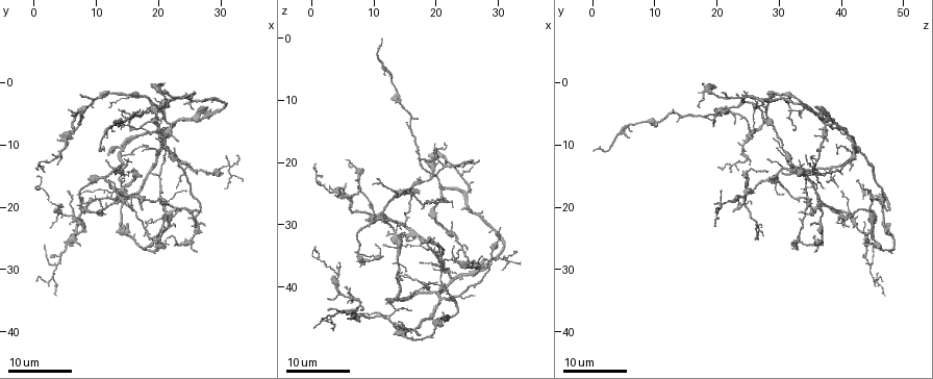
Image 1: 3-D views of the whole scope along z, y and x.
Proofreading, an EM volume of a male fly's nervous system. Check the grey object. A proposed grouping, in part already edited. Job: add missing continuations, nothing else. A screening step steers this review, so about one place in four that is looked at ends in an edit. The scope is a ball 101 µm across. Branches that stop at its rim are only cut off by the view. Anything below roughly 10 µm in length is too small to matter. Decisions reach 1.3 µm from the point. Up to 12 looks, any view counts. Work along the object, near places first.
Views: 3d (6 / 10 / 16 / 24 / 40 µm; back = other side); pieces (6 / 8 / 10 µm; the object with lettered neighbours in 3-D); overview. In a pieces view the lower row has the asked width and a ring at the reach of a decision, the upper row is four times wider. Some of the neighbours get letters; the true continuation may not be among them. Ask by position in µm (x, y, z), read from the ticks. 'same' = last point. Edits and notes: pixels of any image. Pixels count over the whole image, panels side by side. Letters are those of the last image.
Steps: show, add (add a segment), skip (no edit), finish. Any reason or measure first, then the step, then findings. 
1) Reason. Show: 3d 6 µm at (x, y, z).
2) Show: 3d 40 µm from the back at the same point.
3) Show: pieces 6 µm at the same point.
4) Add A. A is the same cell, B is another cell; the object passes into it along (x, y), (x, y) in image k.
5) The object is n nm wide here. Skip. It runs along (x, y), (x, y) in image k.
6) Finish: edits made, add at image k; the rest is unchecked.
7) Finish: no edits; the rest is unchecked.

Tapers out. Show: 3d 24 µm at (27.0, 20.5, 20.0).

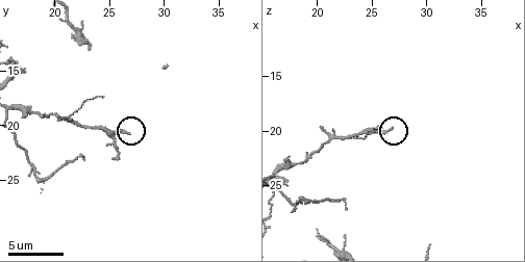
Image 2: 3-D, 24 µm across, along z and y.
What lies round it. Show: pieces 8 µm at (26.6, 20.8, 19.8).

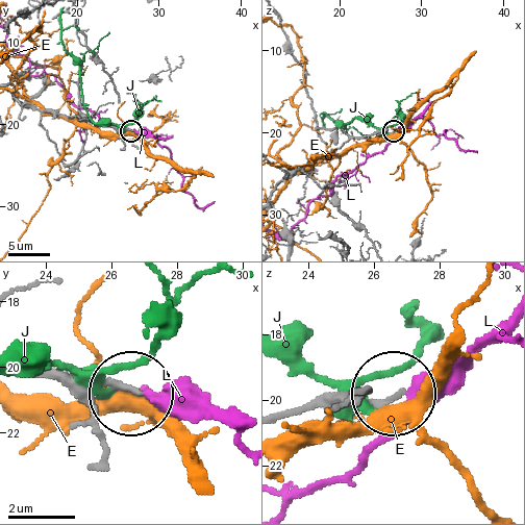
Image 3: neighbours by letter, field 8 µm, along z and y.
The object is 150 nm wide here. Skip. E, J and L are other cells; no lettered segment goes on from it.

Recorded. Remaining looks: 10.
Tapers out. Show: 3d 16 µm at (25.5, 4.5, 28.0).

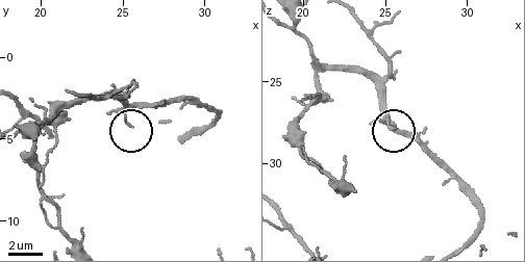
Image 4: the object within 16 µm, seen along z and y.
Show: pieces 8 µm at (25.4, 4.2, 27.8).

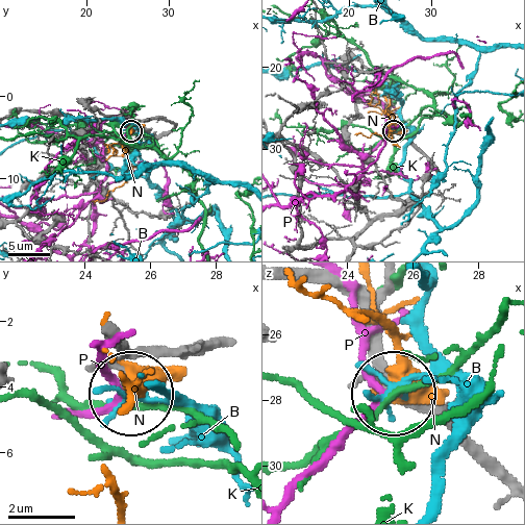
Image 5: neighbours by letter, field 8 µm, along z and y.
Skip. B, K, N and P are other cells; none of them fits.

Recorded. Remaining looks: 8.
Free end. Show: 3d 16 µm at (28.0, 4.0, 36.0).

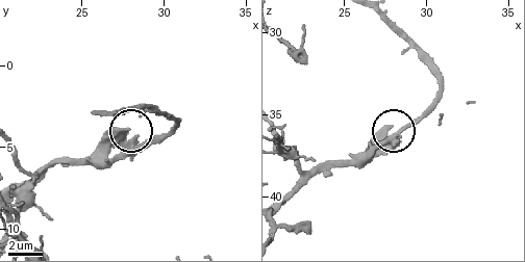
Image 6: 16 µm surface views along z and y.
Show: pieces 6 µm at (27.7, 3.9, 35.8).

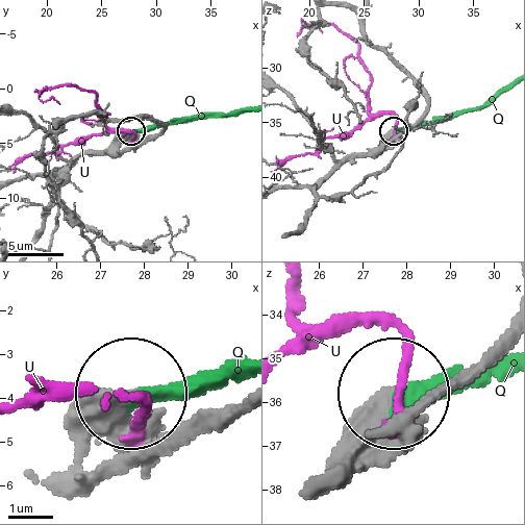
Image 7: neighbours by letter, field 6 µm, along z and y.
Add Q. Q is the same cell, U is another cell; the neuron continues.

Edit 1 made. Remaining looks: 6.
Branch stops here. Show: 3d 16 µm at (2.0, 14.5, 22.5).

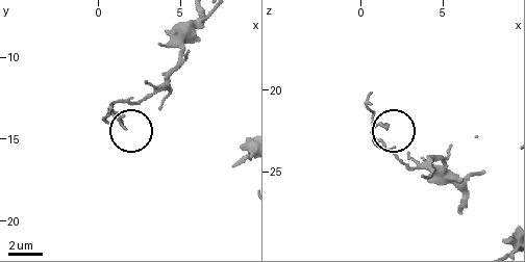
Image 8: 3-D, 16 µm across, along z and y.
Show: pieces 6 µm at (1.6, 14.2, 22.2).

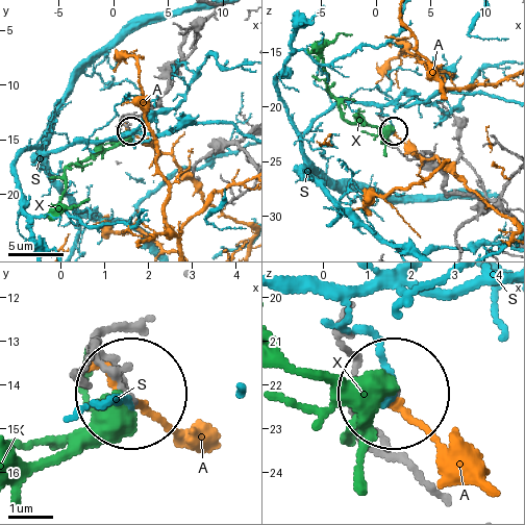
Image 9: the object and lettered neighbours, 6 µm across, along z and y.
The object is 170 nm wide here. Skip. A, S and X are other cells; no lettered segment goes on from it.

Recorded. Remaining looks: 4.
Show: overview.

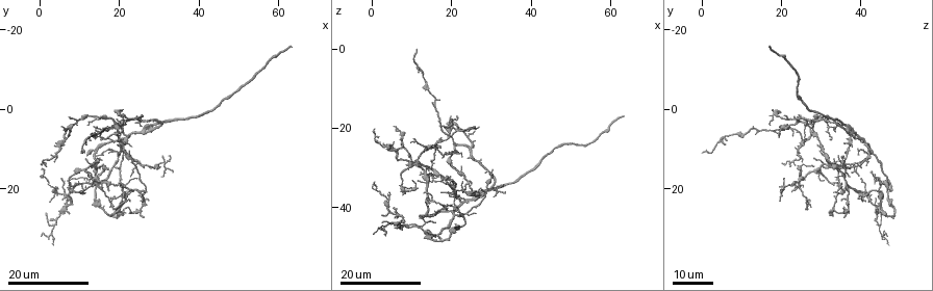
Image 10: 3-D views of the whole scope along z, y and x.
Branch stops here. Show: 3d 24 µm at (11.0, 11.0, 0.0).

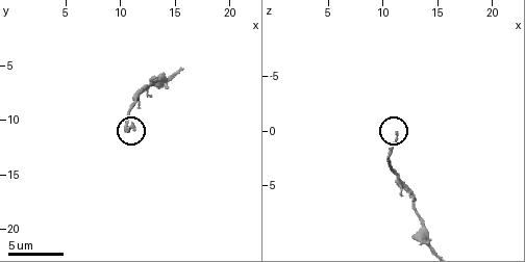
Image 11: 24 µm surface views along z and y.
What lies round it. Show: pieces 6 µm at (11.2, 10.8, 0.2).

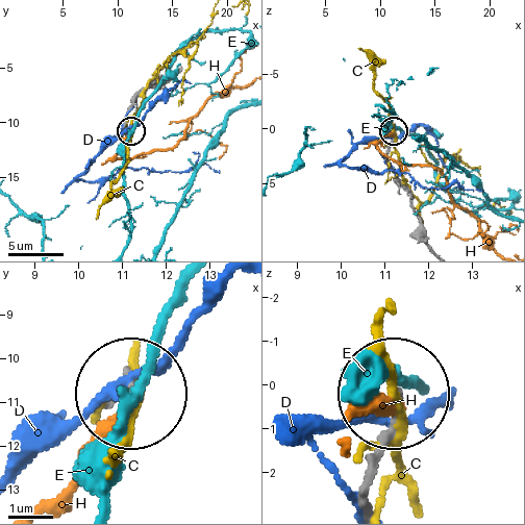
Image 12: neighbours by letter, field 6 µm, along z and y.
Skip. C, D, E and H are other cells; none of them fits.

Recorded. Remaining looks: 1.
Finish: edits made, add at image 7; the rest is unchecked.

